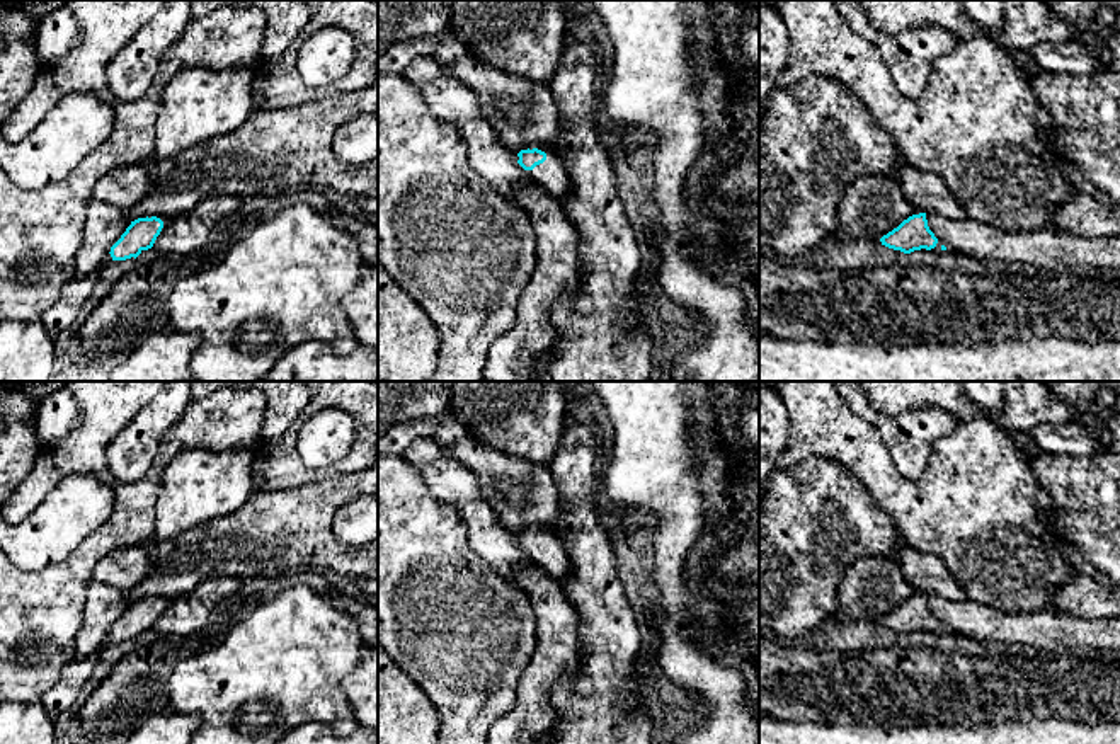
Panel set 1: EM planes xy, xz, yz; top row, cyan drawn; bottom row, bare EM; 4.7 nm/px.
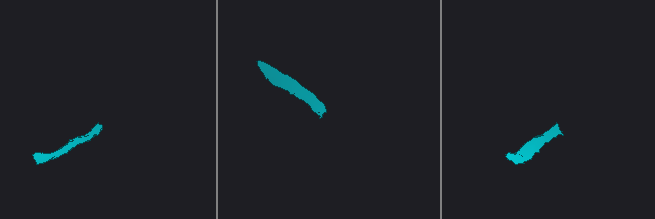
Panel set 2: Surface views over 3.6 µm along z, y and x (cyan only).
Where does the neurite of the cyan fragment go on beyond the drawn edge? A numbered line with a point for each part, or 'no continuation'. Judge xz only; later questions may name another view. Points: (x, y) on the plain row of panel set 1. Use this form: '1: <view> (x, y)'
1: xz (550, 555)

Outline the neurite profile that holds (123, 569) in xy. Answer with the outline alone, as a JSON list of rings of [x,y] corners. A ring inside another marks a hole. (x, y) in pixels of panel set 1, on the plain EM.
[[[151,547],[121,548],[97,562],[92,572],[92,581],[126,594],[150,574],[151,564]]]

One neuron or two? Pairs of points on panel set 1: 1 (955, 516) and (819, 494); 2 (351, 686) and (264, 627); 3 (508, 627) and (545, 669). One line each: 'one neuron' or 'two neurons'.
1: two neurons
2: two neurons
3: two neurons

